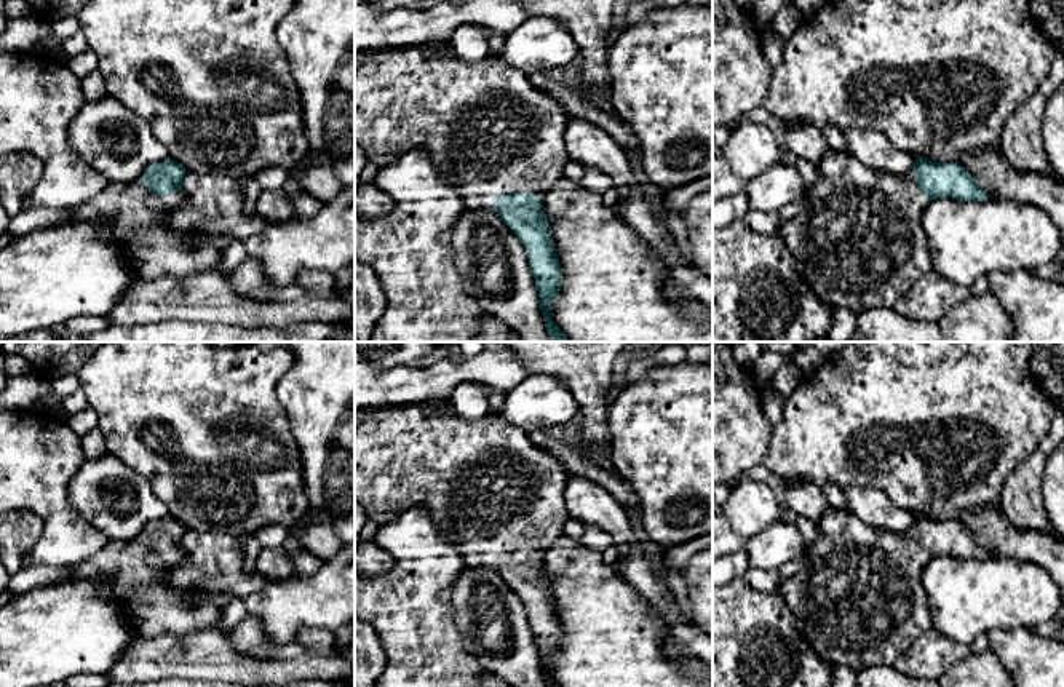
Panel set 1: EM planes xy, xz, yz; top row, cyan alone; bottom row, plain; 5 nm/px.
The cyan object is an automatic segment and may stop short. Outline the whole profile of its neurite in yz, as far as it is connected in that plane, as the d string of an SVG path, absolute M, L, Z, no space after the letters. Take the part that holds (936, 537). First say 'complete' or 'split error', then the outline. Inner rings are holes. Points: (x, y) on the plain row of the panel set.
split error; M829 508L816 524L816 537L805 545L807 561L792 577L784 578L775 593L794 614L799 631L810 647L832 668L848 666L861 671L867 666L895 666L898 657L931 628L931 614L920 582L925 561L936 556L983 559L989 553L976 543L976 537L959 521L941 521L917 516L909 532L877 529L848 510Z

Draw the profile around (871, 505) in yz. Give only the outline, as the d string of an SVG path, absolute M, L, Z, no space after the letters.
M847 486L842 487L848 511L864 522L891 532L909 532L914 529L915 516L896 506L879 489Z

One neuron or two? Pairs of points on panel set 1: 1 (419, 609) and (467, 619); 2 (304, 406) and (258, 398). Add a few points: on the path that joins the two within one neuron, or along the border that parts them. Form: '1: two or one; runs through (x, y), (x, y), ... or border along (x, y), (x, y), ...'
1: two; border along (449, 603), (462, 644), (470, 652)
2: two; border along (289, 366), (277, 385), (277, 398), (293, 436)

